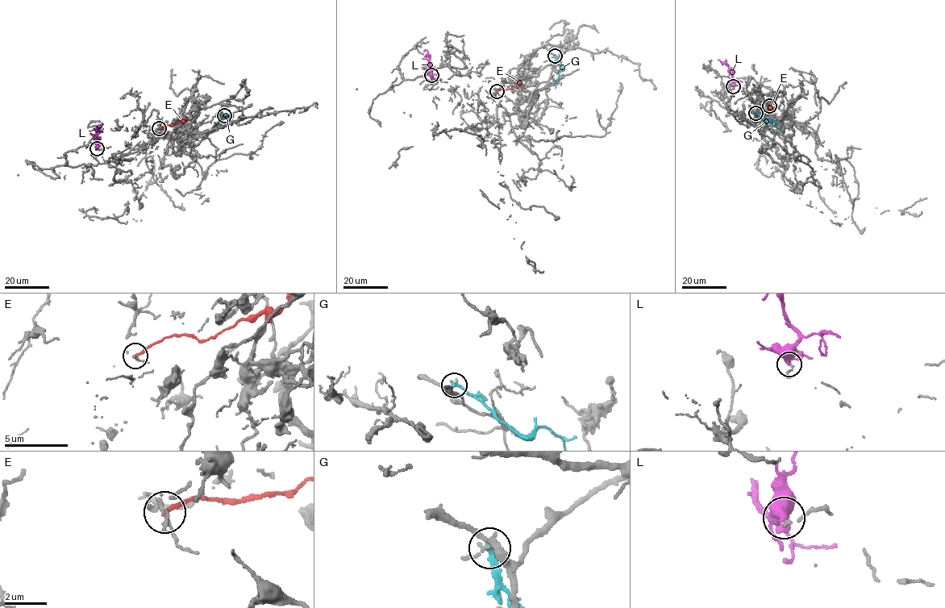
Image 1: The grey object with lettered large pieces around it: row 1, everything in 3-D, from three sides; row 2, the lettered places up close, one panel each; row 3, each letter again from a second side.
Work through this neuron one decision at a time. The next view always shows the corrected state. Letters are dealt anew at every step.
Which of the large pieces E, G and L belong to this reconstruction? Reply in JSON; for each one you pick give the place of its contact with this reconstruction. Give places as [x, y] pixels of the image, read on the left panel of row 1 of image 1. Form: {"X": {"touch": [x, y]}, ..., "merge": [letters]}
{"L": {"touch": [97, 148]}, "merge": ["L"]}

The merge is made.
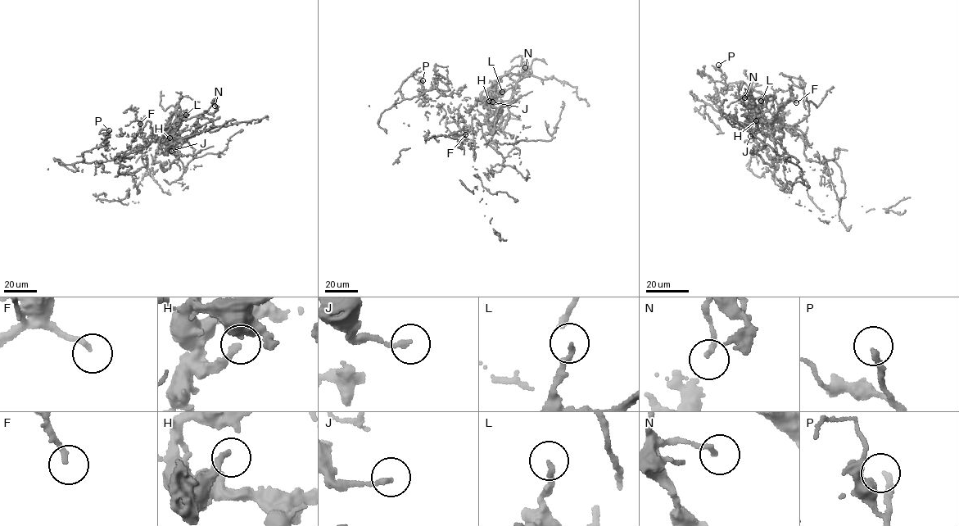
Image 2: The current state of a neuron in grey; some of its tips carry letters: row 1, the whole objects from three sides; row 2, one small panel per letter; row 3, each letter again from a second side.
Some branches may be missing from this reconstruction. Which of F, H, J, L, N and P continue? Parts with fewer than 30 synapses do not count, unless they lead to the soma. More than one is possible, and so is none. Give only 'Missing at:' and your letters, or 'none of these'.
Missing at: P

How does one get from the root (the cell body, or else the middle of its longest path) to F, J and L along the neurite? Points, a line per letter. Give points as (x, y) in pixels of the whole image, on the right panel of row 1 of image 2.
F: (773, 120), (775, 116), (781, 120), (774, 114), (781, 124), (784, 115), (780, 106), (791, 101), (796, 102)
J: (773, 120), (770, 133), (766, 137), (762, 133), (760, 120), (756, 127), (749, 131), (750, 136)
L: (773, 120), (770, 133), (765, 138), (762, 133), (761, 101)

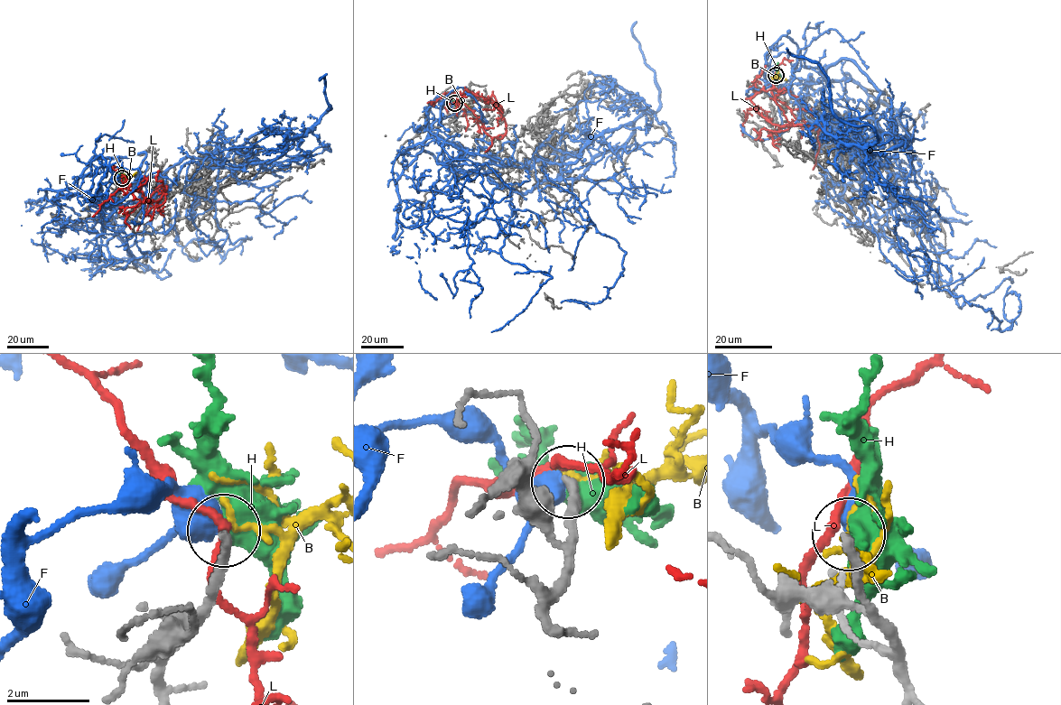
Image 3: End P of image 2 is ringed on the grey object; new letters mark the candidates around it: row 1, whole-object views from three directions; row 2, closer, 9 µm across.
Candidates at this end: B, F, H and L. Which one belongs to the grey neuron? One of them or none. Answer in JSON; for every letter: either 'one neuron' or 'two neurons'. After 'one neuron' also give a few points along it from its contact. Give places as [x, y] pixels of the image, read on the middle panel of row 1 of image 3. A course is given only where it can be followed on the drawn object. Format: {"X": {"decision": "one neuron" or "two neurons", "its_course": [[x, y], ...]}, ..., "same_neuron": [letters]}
{"B": {"decision": "two neurons"}, "F": {"decision": "two neurons"}, "H": {"decision": "two neurons"}, "L": {"decision": "two neurons"}, "same_neuron": []}

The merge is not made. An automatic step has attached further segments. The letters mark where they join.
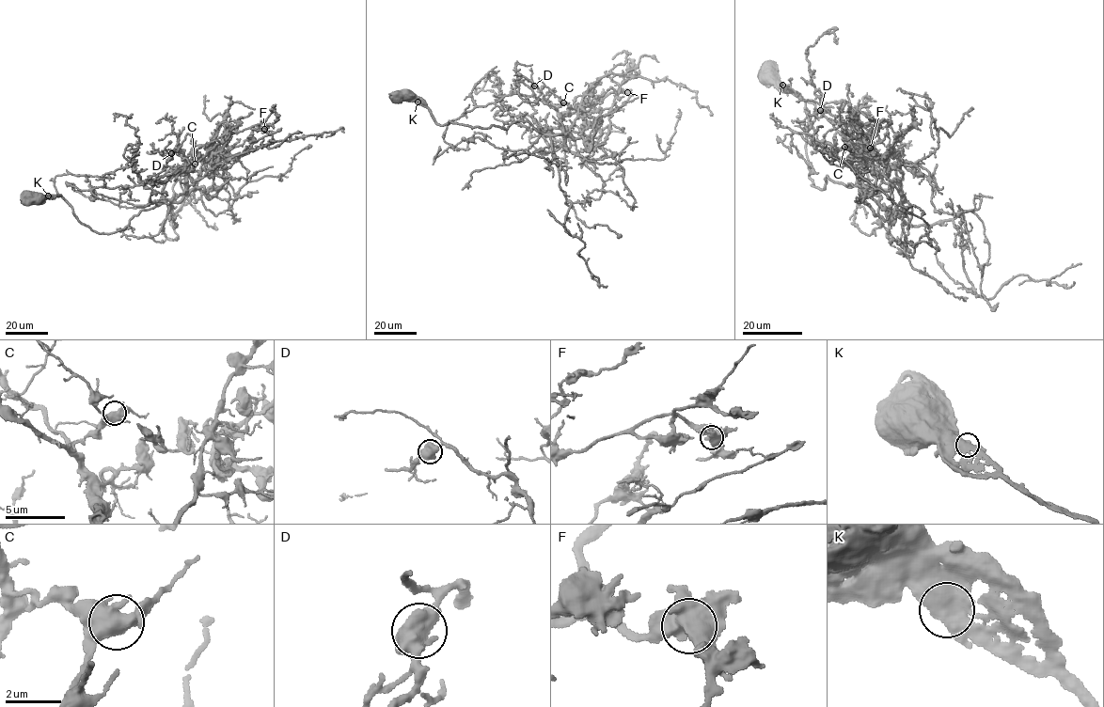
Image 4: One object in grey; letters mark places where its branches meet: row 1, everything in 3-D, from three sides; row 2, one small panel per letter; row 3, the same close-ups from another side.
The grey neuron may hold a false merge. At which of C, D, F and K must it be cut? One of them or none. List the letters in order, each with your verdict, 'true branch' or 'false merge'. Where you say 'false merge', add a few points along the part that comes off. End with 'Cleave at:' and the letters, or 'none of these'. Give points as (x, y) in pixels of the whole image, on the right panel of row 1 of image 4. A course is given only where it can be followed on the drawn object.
C: true branch
D: true branch
F: true branch
K: true branch
Cleave at: none of these

